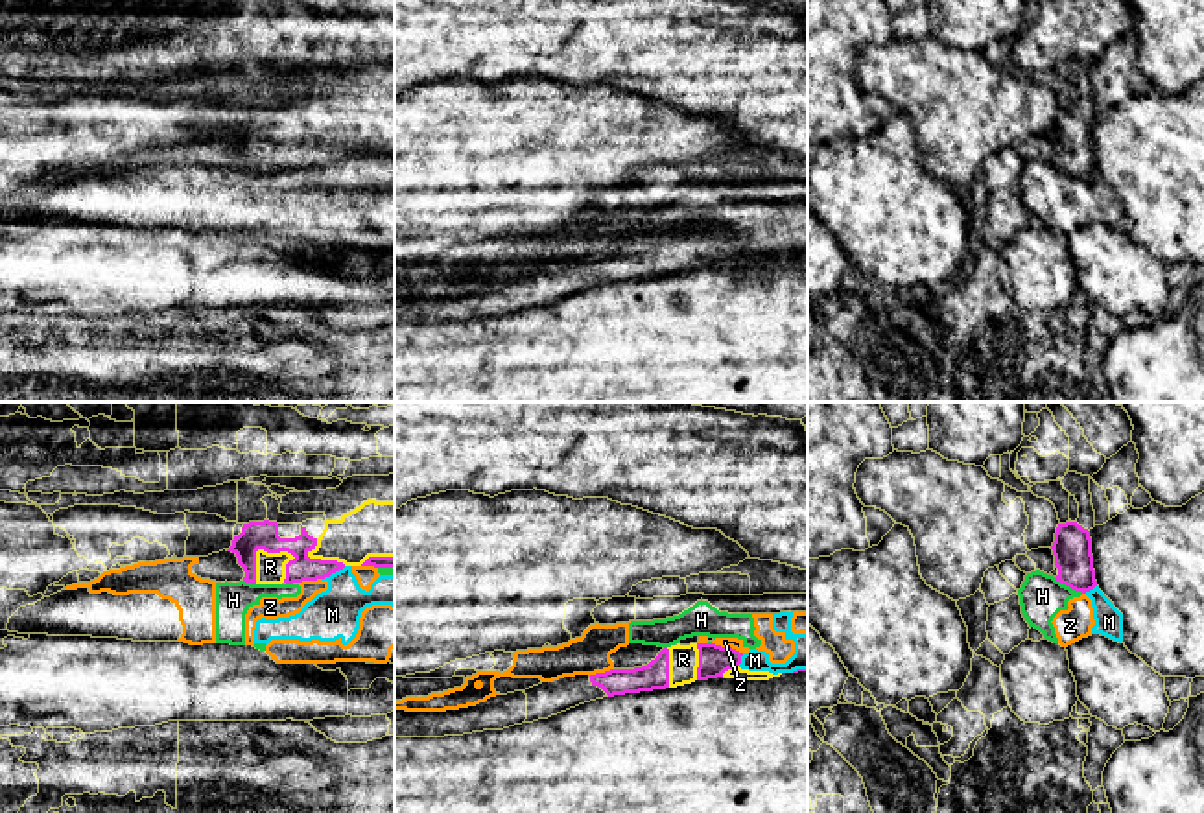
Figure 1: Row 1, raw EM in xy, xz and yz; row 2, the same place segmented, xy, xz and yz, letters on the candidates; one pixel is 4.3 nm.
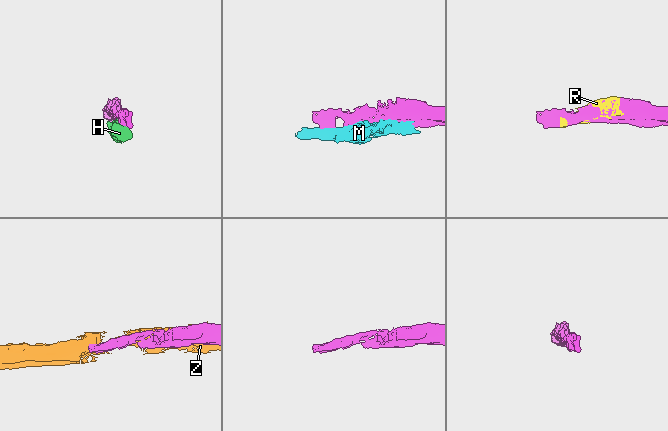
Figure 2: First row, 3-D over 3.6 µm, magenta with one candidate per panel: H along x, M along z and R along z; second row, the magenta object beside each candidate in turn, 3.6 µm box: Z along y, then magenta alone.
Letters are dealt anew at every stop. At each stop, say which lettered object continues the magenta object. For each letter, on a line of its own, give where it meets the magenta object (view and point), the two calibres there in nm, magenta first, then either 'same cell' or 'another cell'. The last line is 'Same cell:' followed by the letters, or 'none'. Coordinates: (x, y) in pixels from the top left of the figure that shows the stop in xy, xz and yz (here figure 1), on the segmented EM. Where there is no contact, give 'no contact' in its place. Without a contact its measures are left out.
H: meets magenta in yz at (1070, 587); 170 nm thick on the magenta side, 190 nm on the other; another cell
M: meets magenta in xy at (332, 572); 110 nm thick on the magenta side, 220 nm on the other; another cell
R: meets magenta in xy at (260, 548); 130 nm thick on the magenta side, 130 nm on the other; same cell
Z: meets magenta in xz at (727, 648); 140 nm thick on the magenta side, 50 nm on the other; another cell
Same cell: R

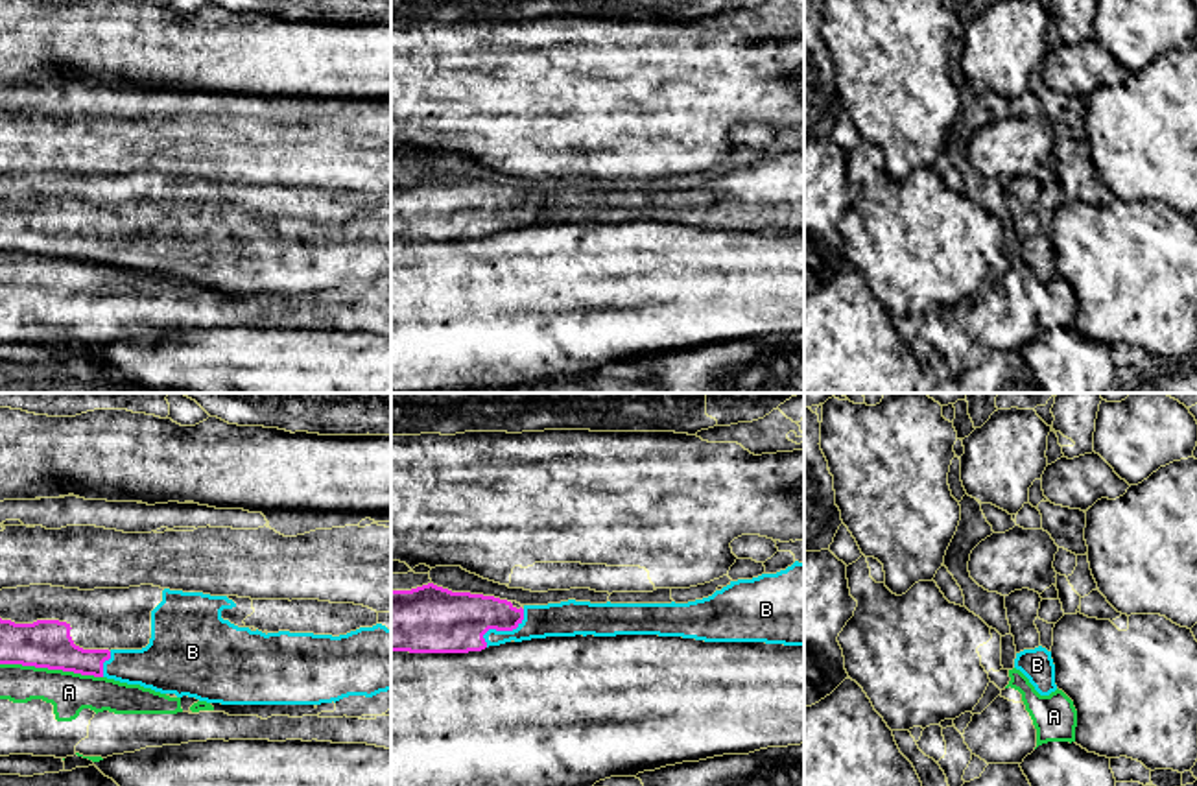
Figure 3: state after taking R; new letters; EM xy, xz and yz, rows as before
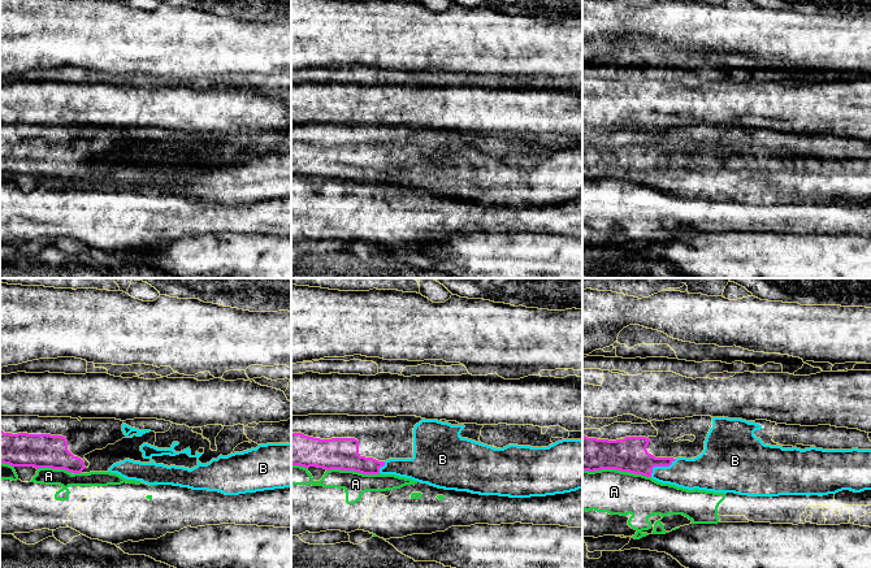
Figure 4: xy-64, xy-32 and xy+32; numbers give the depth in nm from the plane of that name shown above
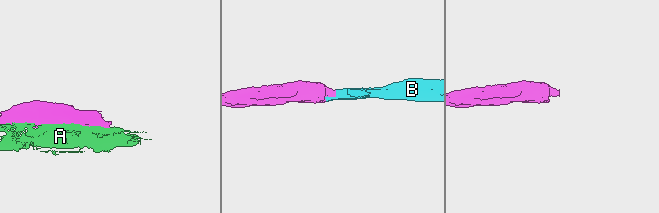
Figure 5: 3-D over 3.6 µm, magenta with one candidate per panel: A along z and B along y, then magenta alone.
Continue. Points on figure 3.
A: meets magenta in xy at (52, 668); 200 nm thick on the magenta side, 180 nm on the other; another cell
B: meets magenta in xz at (502, 630); 280 nm thick on the magenta side, 140 nm on the other; same cell
Same cell: B

